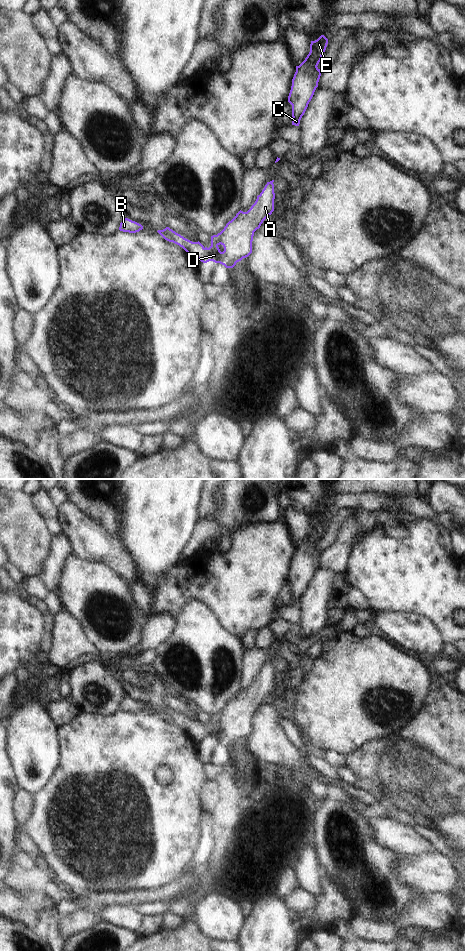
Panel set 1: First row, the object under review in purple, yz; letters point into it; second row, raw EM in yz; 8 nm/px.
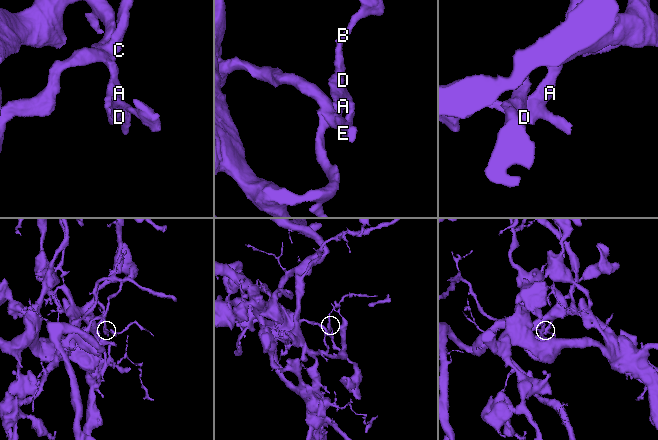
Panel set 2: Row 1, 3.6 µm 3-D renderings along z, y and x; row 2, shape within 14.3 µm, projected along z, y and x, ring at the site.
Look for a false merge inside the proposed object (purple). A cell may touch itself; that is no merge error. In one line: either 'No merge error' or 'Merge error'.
No merge error

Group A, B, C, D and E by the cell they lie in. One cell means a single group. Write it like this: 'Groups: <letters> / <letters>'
Groups: A B C D E

